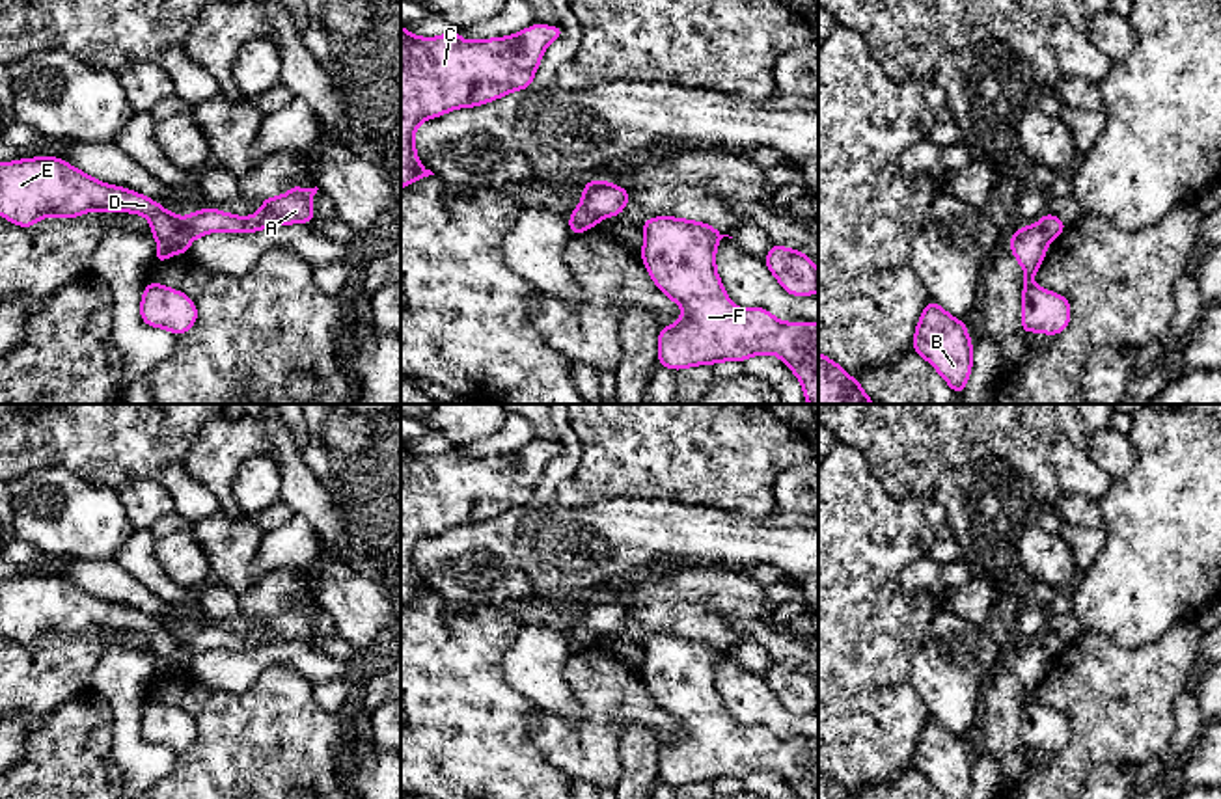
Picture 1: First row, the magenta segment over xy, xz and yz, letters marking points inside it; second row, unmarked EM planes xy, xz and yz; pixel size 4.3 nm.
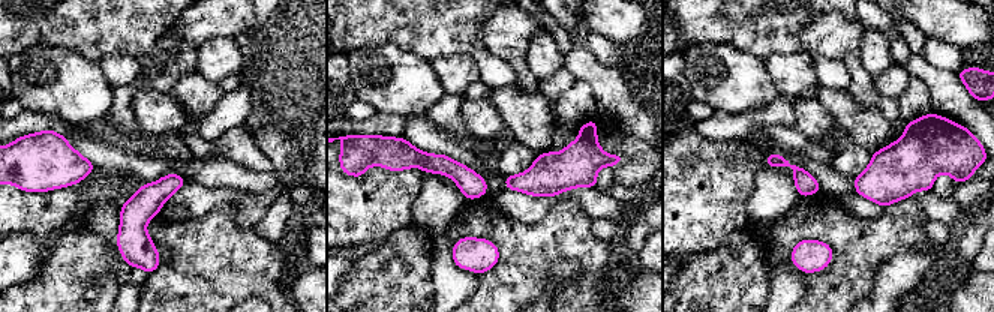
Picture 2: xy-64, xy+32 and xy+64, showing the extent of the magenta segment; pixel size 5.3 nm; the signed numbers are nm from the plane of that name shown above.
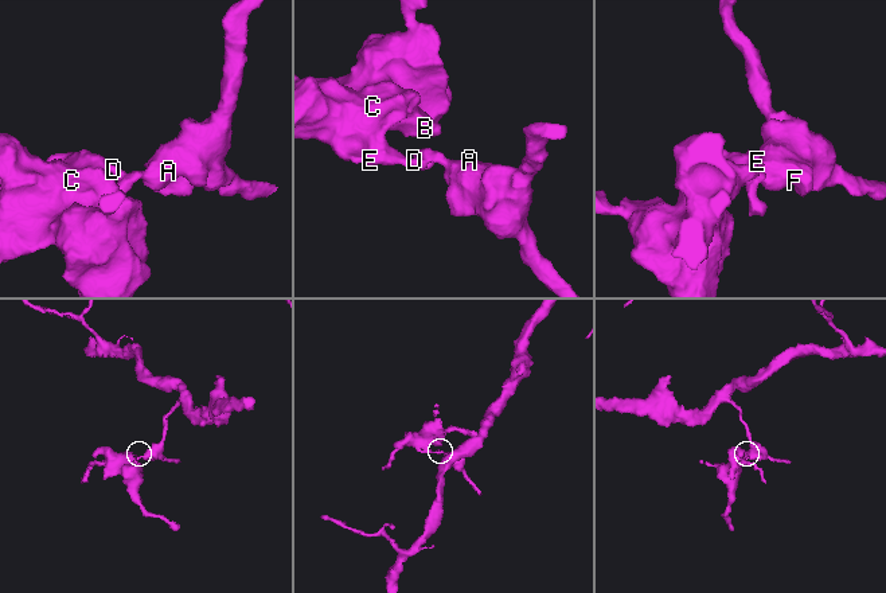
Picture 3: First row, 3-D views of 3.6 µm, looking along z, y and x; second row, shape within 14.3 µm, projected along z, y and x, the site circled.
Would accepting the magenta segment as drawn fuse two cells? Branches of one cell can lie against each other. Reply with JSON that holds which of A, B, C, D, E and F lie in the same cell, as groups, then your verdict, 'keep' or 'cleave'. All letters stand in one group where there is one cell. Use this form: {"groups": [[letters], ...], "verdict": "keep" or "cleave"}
{"groups": [["A", "F"], ["B", "C", "D", "E"]], "verdict": "cleave"}

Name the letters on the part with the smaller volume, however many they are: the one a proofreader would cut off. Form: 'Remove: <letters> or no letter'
Remove: B, C, D, E

